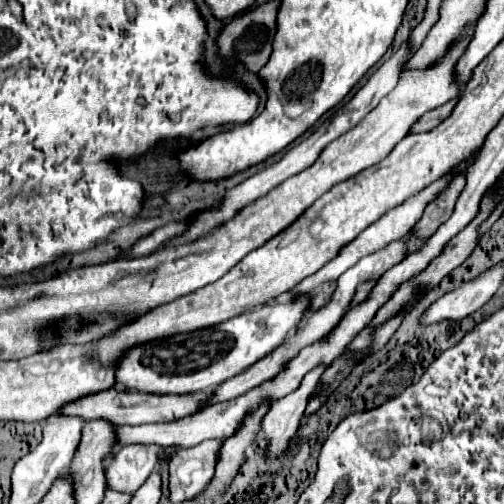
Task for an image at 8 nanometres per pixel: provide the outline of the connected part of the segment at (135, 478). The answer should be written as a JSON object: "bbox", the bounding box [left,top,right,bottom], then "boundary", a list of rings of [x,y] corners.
{"bbox":[106,444,158,494],"boundary":[[[128,444],[118,450],[106,468],[108,488],[134,494],[158,462],[158,444]]]}

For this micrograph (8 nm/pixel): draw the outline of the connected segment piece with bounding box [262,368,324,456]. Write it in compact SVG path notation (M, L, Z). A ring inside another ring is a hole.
M316 368L306 374L300 388L292 392L290 396L284 396L282 400L276 400L272 408L262 418L262 432L268 438L268 452L272 456L280 454L286 448L288 438L296 432L298 422L306 410L306 398L314 390L316 382L322 376L322 368Z

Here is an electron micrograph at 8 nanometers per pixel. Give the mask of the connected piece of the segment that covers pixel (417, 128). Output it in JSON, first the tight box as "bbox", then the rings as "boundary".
{"bbox":[410,98,458,132],"boundary":[[[454,98],[454,100],[450,100],[450,102],[442,104],[442,106],[426,112],[426,114],[414,124],[414,128],[412,128],[410,132],[430,132],[430,130],[436,128],[438,124],[442,124],[442,120],[446,120],[446,116],[450,116],[450,112],[454,110],[454,104],[456,104],[456,102],[458,102],[458,98]]]}

